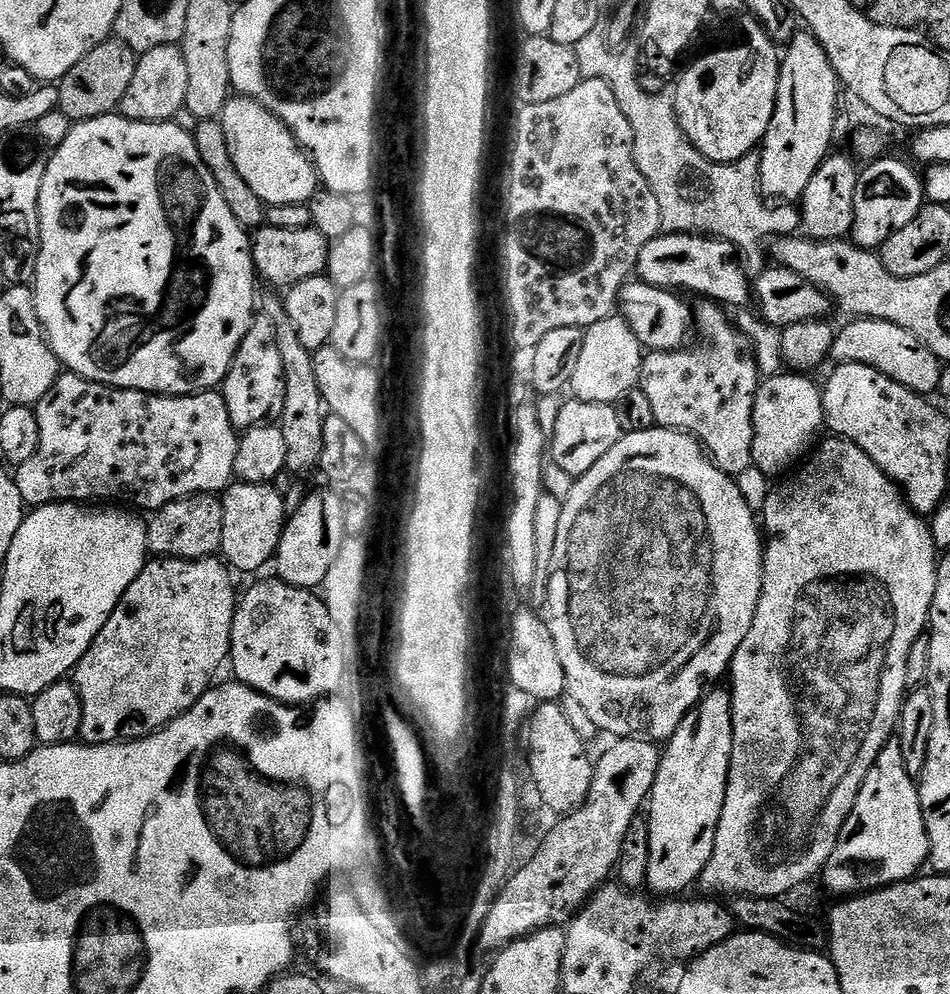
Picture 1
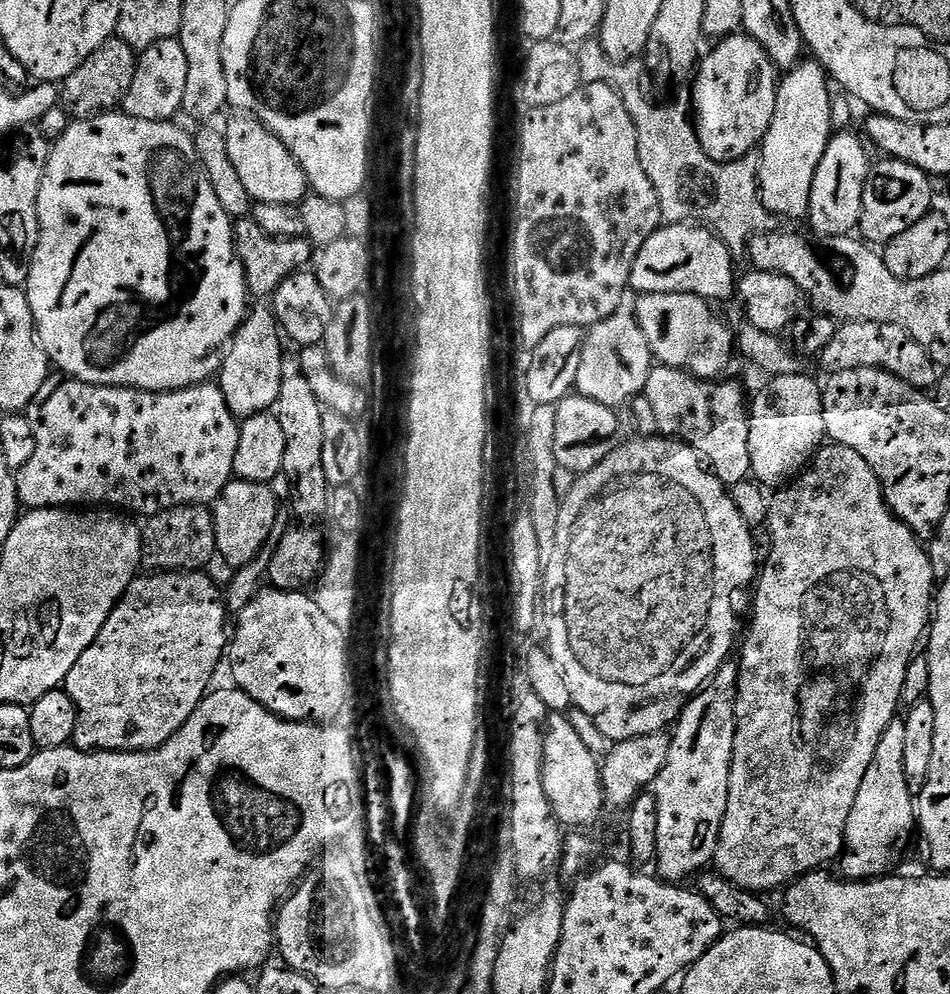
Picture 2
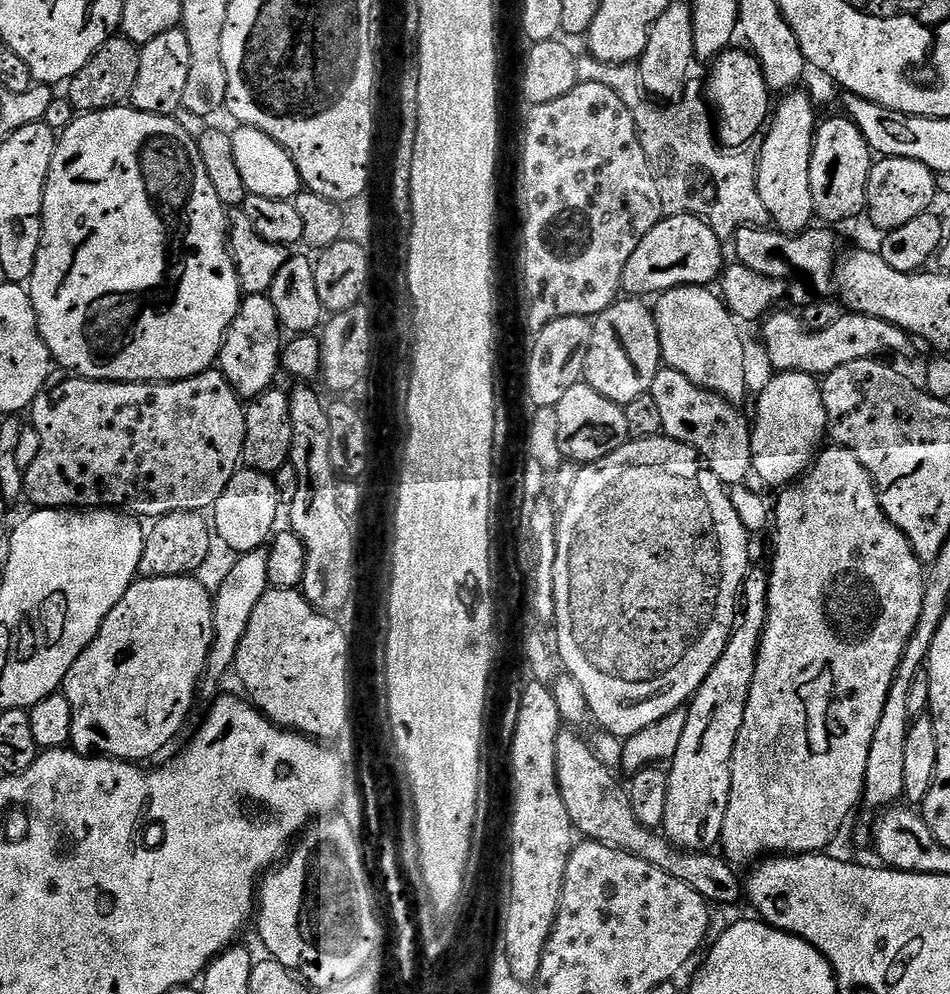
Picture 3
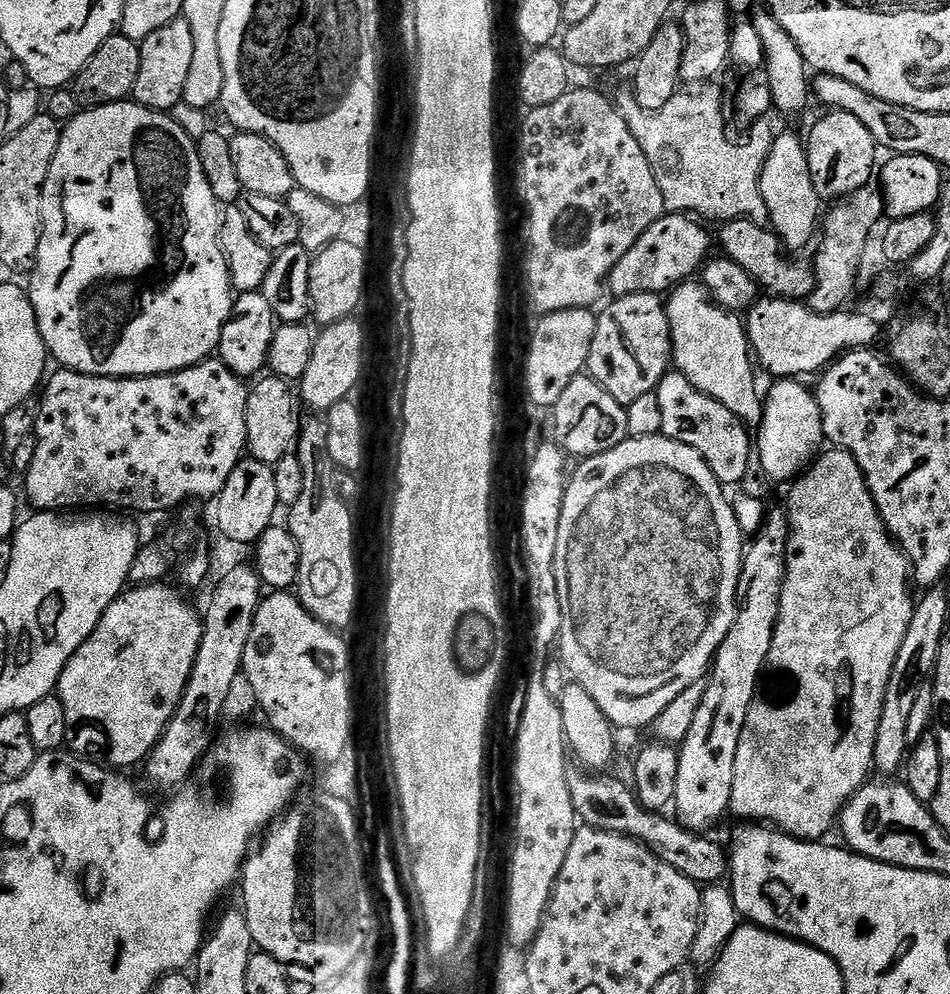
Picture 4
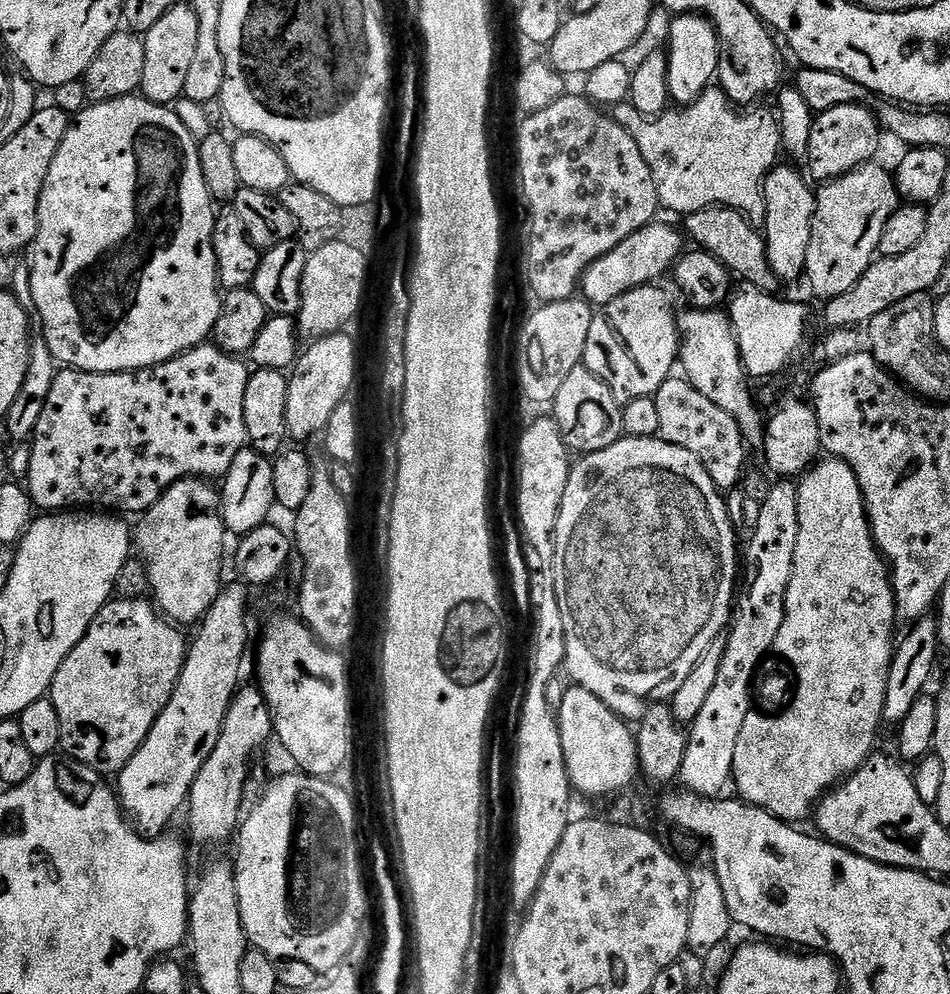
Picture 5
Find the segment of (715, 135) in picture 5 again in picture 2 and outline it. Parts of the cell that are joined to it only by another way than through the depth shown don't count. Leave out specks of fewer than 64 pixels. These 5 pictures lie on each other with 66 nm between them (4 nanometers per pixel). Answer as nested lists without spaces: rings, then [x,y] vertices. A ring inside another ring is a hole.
[[[593,38],[579,45],[578,55],[581,81],[610,85],[624,99],[626,110],[630,110],[630,118],[638,134],[638,158],[642,158],[646,178],[650,178],[650,182],[654,182],[654,190],[658,190],[660,219],[664,224],[699,222],[723,238],[734,254],[741,253],[756,233],[779,229],[779,217],[766,210],[760,200],[759,155],[749,154],[741,160],[727,162],[710,158],[706,150],[702,150],[692,105],[687,99],[651,104],[636,77],[642,72],[641,65],[635,59],[611,60],[604,53],[599,39]]]

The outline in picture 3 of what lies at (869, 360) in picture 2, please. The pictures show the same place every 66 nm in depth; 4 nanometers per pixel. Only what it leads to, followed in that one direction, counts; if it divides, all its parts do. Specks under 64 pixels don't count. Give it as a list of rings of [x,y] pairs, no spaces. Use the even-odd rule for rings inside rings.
[[[776,310],[763,321],[764,324],[764,352],[773,364],[776,372],[805,372],[817,378],[823,378],[838,370],[838,366],[846,366],[846,362],[858,362],[879,357],[880,352],[904,352],[908,348],[909,333],[902,331],[898,326],[886,322],[882,318],[863,316],[857,312],[843,314],[833,325],[826,326],[820,331],[812,331],[804,324],[795,312],[780,312]]]

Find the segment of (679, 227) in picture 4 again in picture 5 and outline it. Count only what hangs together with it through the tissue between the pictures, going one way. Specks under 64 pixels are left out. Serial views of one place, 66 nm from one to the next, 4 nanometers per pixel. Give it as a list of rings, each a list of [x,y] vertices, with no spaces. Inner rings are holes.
[[[653,222],[642,230],[630,234],[626,242],[622,242],[608,256],[604,256],[597,264],[588,269],[588,275],[582,281],[582,296],[593,306],[603,306],[614,302],[622,294],[635,288],[647,288],[659,276],[673,271],[676,261],[680,259],[686,248],[686,240],[679,231],[675,232],[668,224]]]

